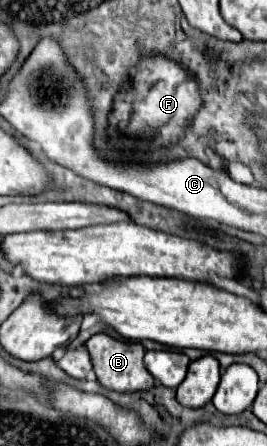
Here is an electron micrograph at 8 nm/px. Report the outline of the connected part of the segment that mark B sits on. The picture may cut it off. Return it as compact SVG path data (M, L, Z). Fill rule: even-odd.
M95 334L87 340L87 350L91 354L93 370L97 374L97 380L101 386L115 390L115 392L141 392L149 390L155 384L155 378L149 374L149 370L143 364L145 348L141 344L133 342L121 342L117 338L111 338L107 334Z

